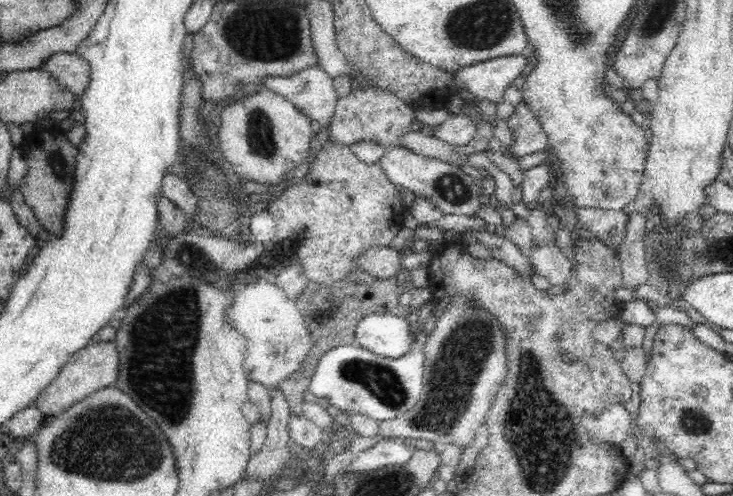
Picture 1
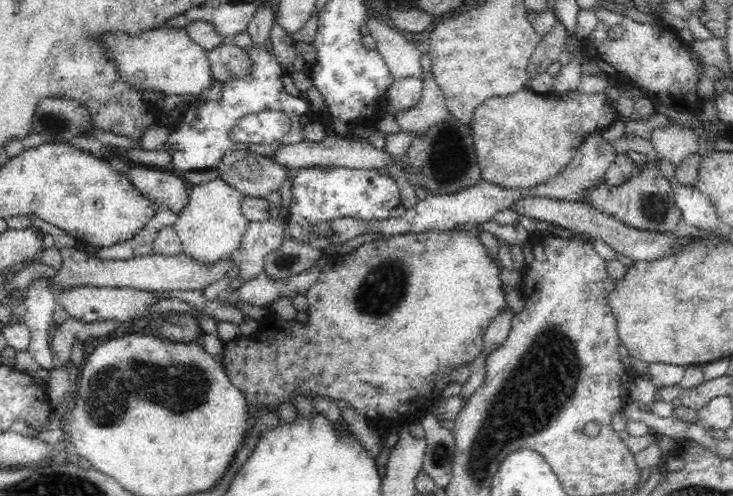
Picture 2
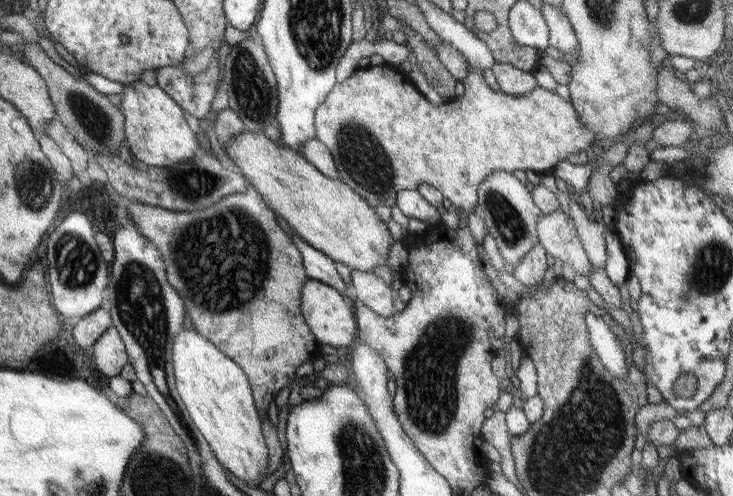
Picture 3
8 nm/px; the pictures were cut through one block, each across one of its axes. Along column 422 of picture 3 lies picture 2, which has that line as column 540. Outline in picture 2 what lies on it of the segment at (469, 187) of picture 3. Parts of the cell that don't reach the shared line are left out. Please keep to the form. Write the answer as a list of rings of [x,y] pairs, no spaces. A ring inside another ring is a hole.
[[[527,88],[503,97],[487,98],[476,110],[473,122],[473,143],[482,179],[502,189],[530,189],[560,174],[574,158],[588,134],[602,131],[618,119],[616,106],[604,94],[582,95],[572,91],[561,95],[538,95]]]

